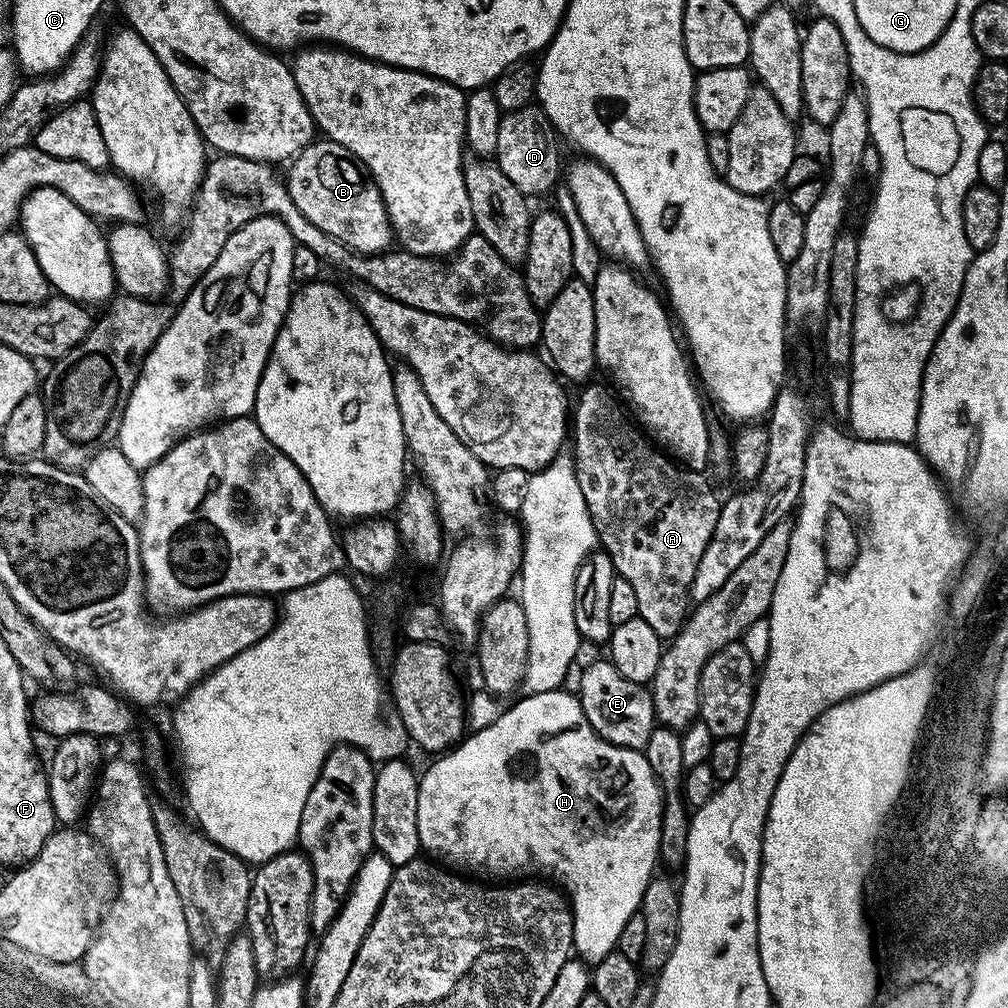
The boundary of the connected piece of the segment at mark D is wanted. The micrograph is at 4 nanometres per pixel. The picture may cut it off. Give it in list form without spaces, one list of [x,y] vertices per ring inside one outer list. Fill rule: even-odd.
[[[535,103],[522,106],[522,110],[505,112],[498,122],[498,146],[494,163],[522,190],[529,198],[540,196],[548,192],[556,184],[556,179],[561,179],[562,164],[560,168],[560,144],[556,127],[544,113],[543,108]]]

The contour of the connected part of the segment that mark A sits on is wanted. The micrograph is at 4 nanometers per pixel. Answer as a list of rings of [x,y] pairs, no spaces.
[[[588,382],[583,385],[584,390],[580,394],[580,401],[574,404],[574,440],[576,436],[576,452],[574,451],[575,468],[578,478],[578,486],[582,486],[582,498],[586,498],[586,510],[590,510],[590,518],[594,522],[596,539],[602,545],[603,551],[607,552],[612,560],[612,565],[616,567],[617,576],[626,578],[630,586],[634,586],[634,594],[638,594],[639,616],[645,620],[662,638],[671,638],[684,627],[686,617],[689,615],[690,593],[694,574],[698,570],[698,562],[702,562],[702,554],[706,551],[706,546],[714,534],[714,526],[718,522],[721,501],[716,500],[712,493],[712,488],[708,485],[707,475],[704,472],[690,471],[683,465],[676,463],[663,451],[660,451],[651,439],[637,426],[631,415],[624,413],[625,405],[618,399],[617,393],[612,392],[604,384],[592,384]]]

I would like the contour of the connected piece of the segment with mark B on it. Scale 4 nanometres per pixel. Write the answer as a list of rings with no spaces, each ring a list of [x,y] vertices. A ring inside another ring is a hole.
[[[316,138],[296,153],[290,167],[286,175],[290,198],[318,230],[341,240],[354,252],[389,251],[394,237],[384,199],[364,165],[350,154],[350,150],[333,140]]]

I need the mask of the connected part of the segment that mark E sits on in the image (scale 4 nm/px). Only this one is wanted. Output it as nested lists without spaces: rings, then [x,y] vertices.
[[[607,659],[596,660],[580,676],[578,699],[590,726],[603,740],[623,748],[644,749],[650,742],[650,734],[657,727],[656,711],[652,705],[651,691],[645,685],[622,678]]]

